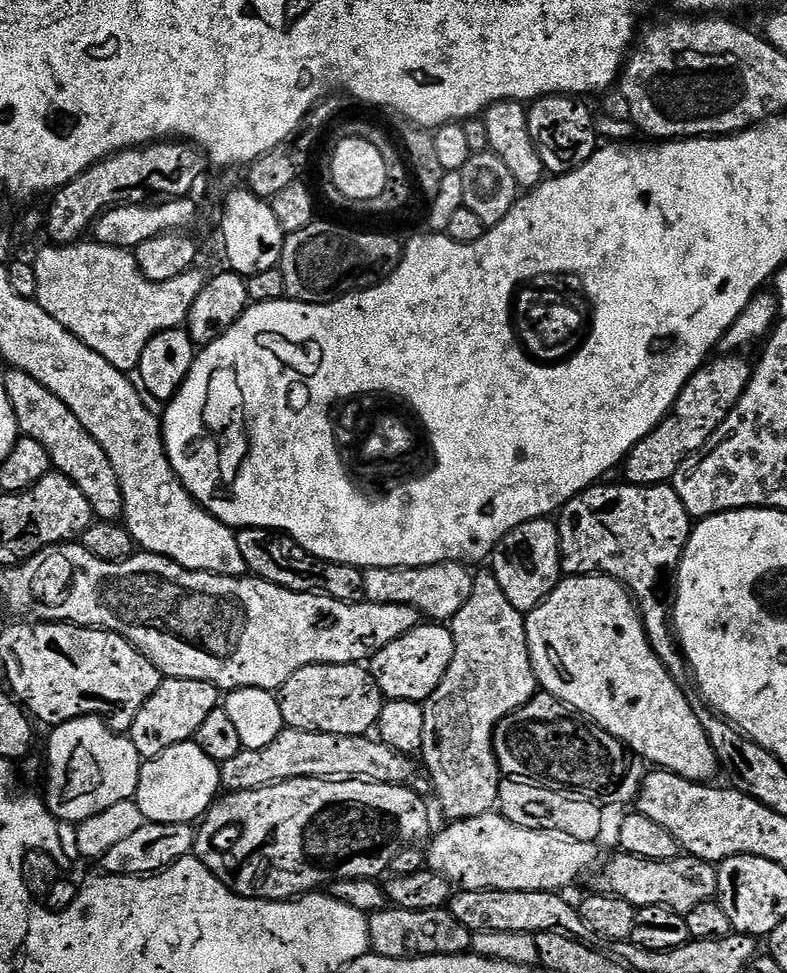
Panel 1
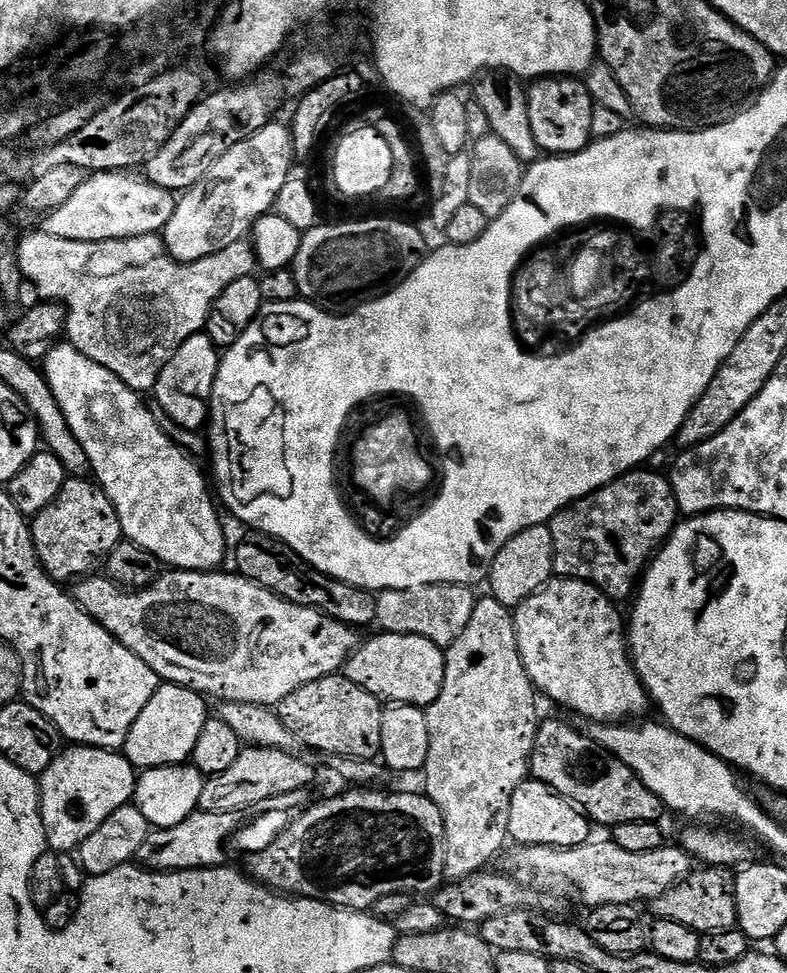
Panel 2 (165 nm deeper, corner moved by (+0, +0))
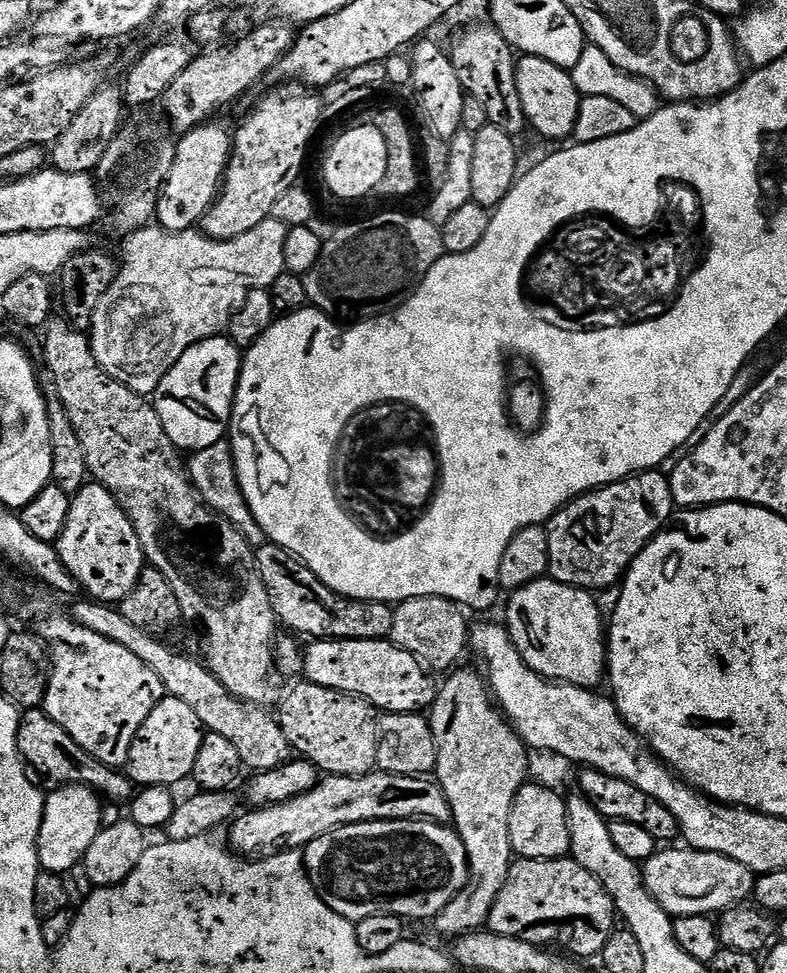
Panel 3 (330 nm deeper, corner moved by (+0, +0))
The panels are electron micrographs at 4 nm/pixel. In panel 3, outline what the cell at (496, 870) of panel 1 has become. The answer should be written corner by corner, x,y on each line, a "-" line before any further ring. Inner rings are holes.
679,846
658,850
649,860
643,861
644,885
650,894
673,918
678,916
712,916
745,903
756,891
757,873
751,872
742,862
713,852
698,852
694,848

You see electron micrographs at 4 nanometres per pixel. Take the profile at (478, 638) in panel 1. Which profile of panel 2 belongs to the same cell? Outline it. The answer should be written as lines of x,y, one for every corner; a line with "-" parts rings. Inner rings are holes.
490,594
485,595
485,600
484,597
477,599
474,614
470,614
470,623
466,625
466,630
462,630
462,634
458,634
458,638
454,643
447,645
444,653
444,665
446,666
446,674
442,682
440,697
433,704
428,705
426,709
428,713
426,726
430,730
430,750
426,754
423,770
426,786
428,787
426,795
435,802
444,819
444,879
451,882
472,876
476,872
485,871
491,865
488,863
503,850
504,843
509,843
508,811
510,810
510,798
514,798
514,790
518,790
518,786
523,784
530,776
532,747
534,746
534,738
538,727
538,719
536,720
538,689
531,678
528,677
528,672
525,670
520,657
516,621
513,613
506,606
502,606
502,602
498,602

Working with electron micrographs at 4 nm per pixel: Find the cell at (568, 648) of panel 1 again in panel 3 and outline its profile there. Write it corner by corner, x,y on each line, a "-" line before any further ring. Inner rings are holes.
551,578
535,580
525,588
517,588
508,600
508,620
506,627
512,636
512,645
522,654
522,658
546,680
555,680
562,684
573,684
579,688
599,689
600,679
606,676
608,663
608,645
606,643
606,620
600,617
600,608
591,591
587,588
575,588

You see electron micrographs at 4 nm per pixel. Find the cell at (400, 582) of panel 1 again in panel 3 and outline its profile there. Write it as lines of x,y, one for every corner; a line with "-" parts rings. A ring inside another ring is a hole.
441,596
401,600
394,608
394,626
390,639
402,650
418,657
420,663
433,673
447,673
463,661
460,659
464,656
464,648
466,652
470,644
470,623
464,615
466,612
461,605

